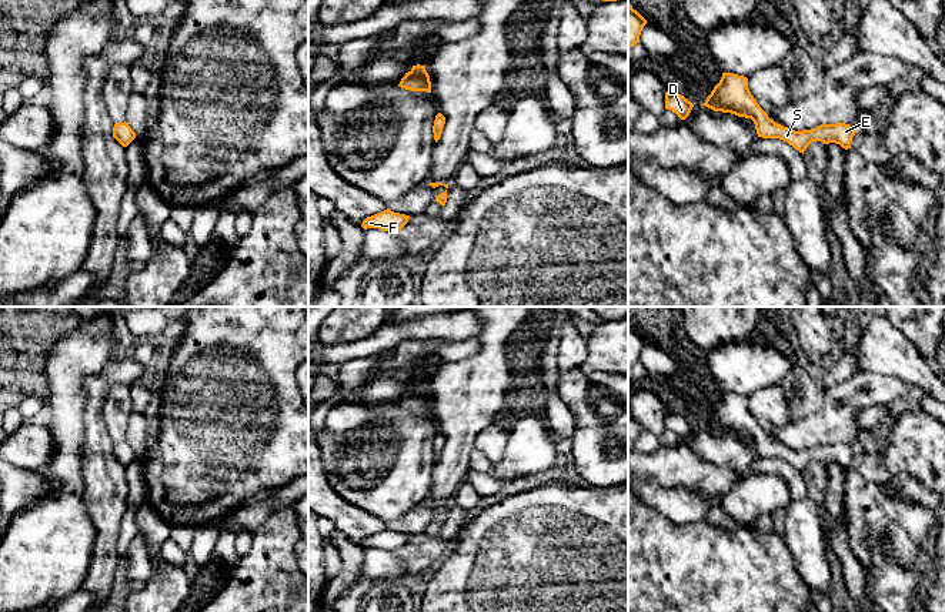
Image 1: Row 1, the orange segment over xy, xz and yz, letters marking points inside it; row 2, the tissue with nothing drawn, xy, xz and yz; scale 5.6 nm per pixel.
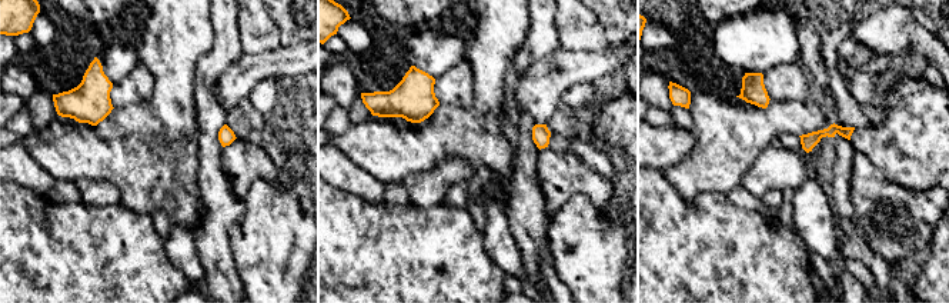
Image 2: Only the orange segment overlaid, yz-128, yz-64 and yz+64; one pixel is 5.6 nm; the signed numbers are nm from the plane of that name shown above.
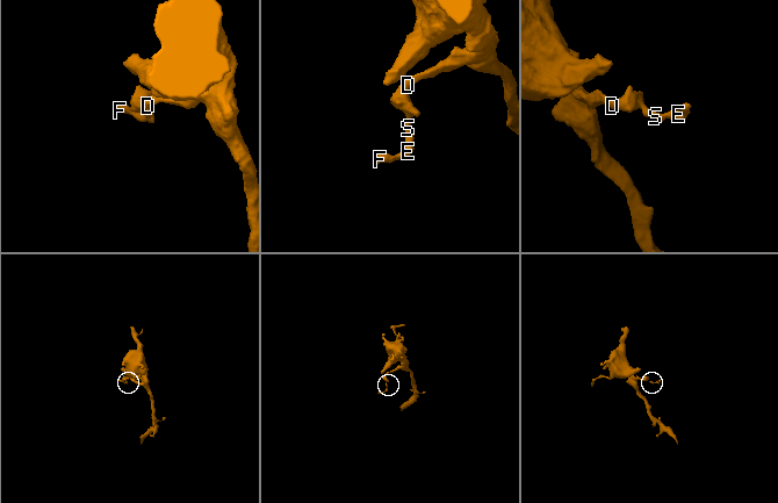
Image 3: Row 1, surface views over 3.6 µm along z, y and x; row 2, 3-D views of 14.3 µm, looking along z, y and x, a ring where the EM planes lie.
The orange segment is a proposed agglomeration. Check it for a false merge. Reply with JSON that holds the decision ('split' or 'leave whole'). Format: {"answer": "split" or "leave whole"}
{"answer": "leave whole"}

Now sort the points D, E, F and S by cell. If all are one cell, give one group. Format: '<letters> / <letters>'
D E F S

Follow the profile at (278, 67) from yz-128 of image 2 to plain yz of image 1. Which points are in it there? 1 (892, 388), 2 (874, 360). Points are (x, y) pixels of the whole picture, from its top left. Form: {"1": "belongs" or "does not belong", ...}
{"1": "belongs", "2": "does not belong"}

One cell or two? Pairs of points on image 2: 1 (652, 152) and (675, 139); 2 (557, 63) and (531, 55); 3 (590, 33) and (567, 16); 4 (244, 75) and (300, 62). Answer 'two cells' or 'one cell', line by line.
1: one cell
2: two cells
3: one cell
4: one cell

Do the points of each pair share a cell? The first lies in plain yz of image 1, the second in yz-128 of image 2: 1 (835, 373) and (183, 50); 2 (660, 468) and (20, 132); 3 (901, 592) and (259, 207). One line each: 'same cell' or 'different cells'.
1: different cells
2: different cells
3: same cell

